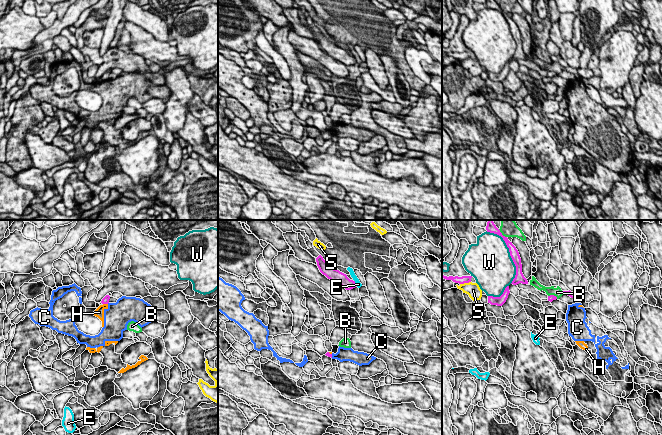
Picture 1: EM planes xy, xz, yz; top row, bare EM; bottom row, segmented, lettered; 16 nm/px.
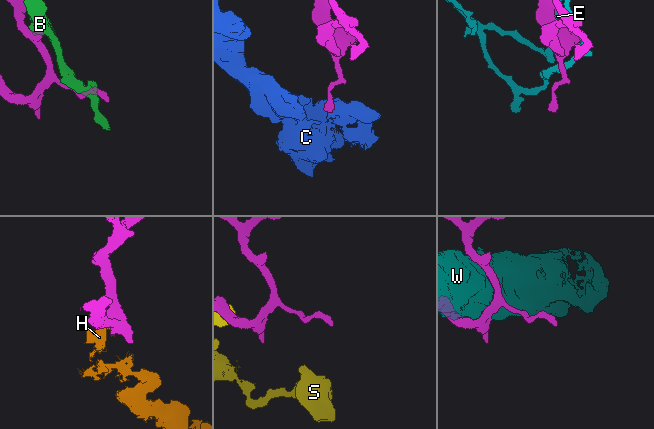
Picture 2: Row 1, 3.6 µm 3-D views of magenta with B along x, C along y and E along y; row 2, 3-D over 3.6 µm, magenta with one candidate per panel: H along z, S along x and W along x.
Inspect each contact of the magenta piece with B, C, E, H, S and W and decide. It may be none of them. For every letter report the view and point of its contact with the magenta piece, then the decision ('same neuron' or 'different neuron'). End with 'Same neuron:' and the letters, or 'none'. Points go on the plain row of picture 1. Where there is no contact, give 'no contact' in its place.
B: yz (562, 69) | different neuron
C: xz (331, 132) | different neuron
E: xz (355, 59) | different neuron
H: xy (105, 79) | different neuron
S: yz (465, 58) | different neuron
W: yz (510, 29) | different neuron
Same neuron: none

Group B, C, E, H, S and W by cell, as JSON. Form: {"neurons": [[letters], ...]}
{"neurons": [["B"], ["C", "H"], ["E"], ["S"], ["W"]]}

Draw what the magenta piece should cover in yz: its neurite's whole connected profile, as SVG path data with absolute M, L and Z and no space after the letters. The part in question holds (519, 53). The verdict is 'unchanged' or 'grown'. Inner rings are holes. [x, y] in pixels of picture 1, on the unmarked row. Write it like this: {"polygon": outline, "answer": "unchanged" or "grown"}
{"polygon": "M487 0L486 6L487 6L487 8L494 9L494 10L501 12L503 14L503 16L505 17L507 23L509 24L510 32L516 42L516 51L511 60L513 60L513 61L517 61L519 59L528 60L527 55L524 53L524 51L522 49L521 34L520 34L519 28L516 25L516 23L512 20L512 18L510 18L508 16L507 13L502 11L502 9L496 3L495 0Z", "answer": "unchanged"}

